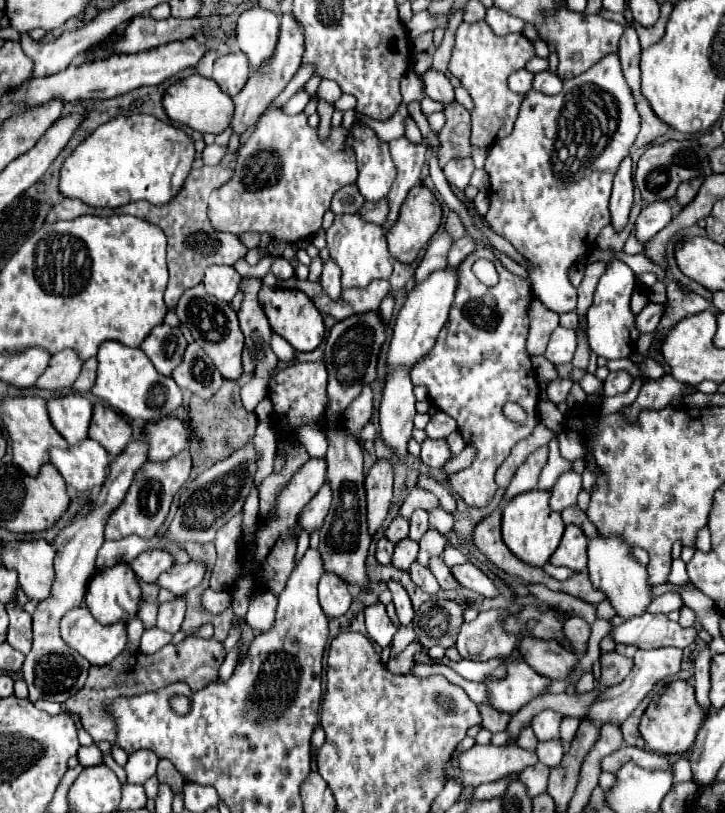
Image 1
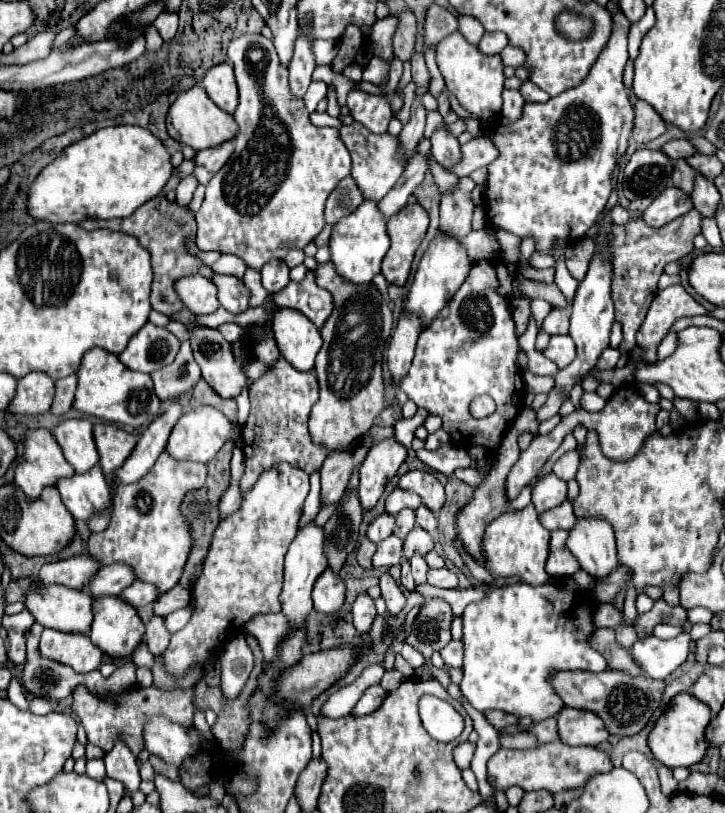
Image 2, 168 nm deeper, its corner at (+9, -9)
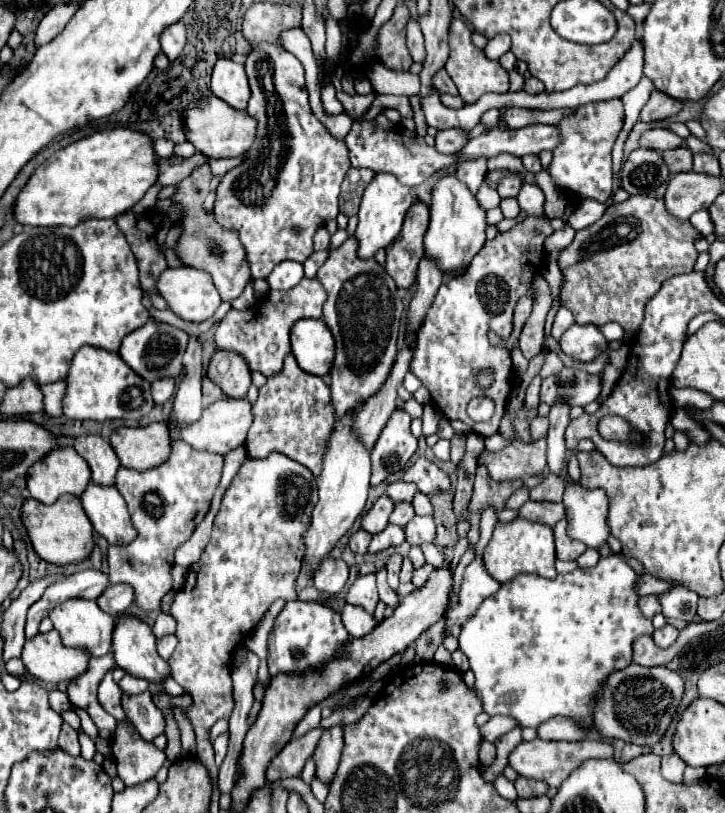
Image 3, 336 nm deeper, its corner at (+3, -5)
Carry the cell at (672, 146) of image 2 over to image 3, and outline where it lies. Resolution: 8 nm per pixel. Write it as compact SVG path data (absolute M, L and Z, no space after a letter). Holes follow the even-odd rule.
M652 128L652 130L646 130L640 138L640 146L644 148L654 148L658 152L664 152L664 150L674 150L674 148L680 148L684 146L684 140L680 136L676 136L672 130L666 130L666 128Z

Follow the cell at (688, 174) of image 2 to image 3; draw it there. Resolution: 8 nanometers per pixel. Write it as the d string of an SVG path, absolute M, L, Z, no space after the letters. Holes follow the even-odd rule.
M686 146L676 148L676 150L666 150L666 152L662 152L662 156L672 174L692 170L692 152Z

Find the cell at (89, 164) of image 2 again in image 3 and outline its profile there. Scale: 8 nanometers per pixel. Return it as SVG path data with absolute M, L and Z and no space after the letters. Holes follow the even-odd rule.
M112 128L86 136L50 156L42 162L24 190L18 194L14 214L20 224L30 226L76 226L84 218L114 218L128 212L136 202L144 198L150 186L158 180L158 156L154 152L154 140L146 132L132 128Z

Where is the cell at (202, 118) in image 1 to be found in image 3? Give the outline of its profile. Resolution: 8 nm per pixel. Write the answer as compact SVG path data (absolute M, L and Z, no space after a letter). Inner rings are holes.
M210 96L210 102L196 100L186 108L186 140L196 146L198 152L210 156L210 158L232 158L242 156L244 150L252 144L252 138L256 134L256 120L250 118L244 110L232 110L232 106L220 102L220 98Z

